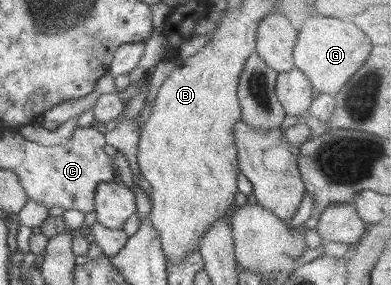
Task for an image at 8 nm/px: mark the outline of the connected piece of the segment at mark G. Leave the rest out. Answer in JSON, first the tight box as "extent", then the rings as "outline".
{"extent":[292,16,372,95],"outline":[[[312,16],[298,33],[292,56],[295,67],[308,77],[315,93],[335,95],[354,76],[354,72],[362,68],[370,50],[372,44],[368,36],[364,36],[364,32],[360,32],[352,22]]]}

